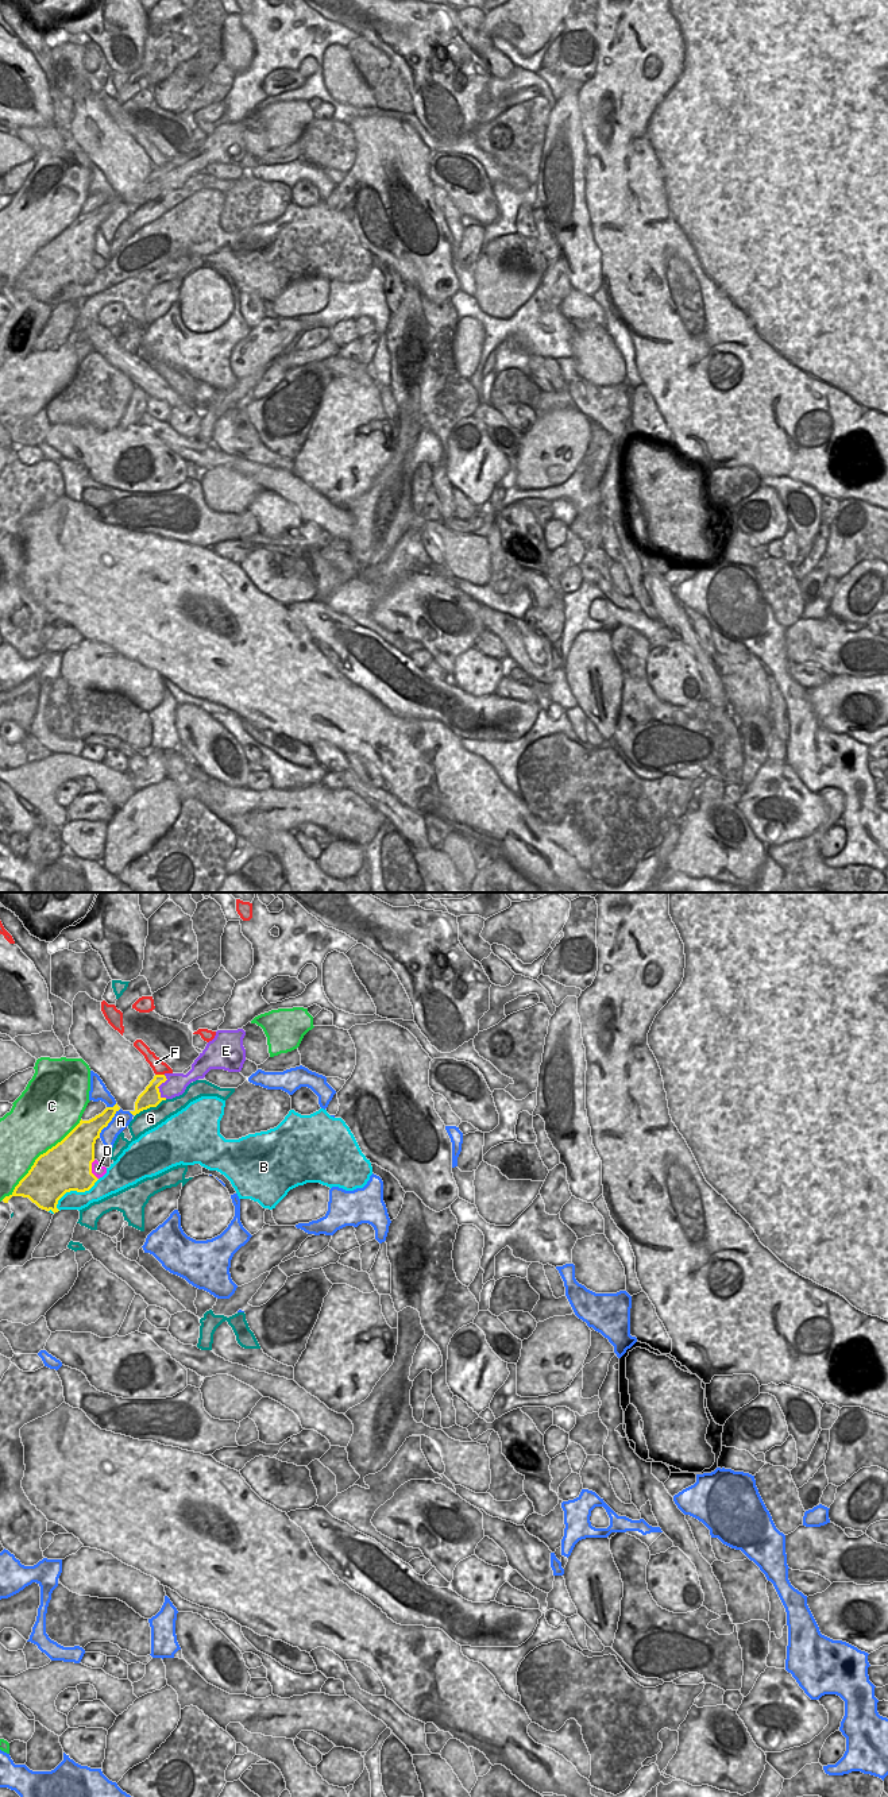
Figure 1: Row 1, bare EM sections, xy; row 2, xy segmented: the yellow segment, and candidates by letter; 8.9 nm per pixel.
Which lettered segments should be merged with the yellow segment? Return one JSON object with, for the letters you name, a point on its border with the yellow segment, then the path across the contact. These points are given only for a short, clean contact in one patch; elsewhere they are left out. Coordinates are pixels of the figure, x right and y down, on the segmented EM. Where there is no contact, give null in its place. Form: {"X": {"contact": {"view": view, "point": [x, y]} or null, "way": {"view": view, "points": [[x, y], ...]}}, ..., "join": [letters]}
{"E": {"contact": {"view": "xy", "point": [158, 1086]}, "way": {"view": "xy", "points": [[150, 1096], [158, 1086], [176, 1084]]}}, "join": ["E"]}

